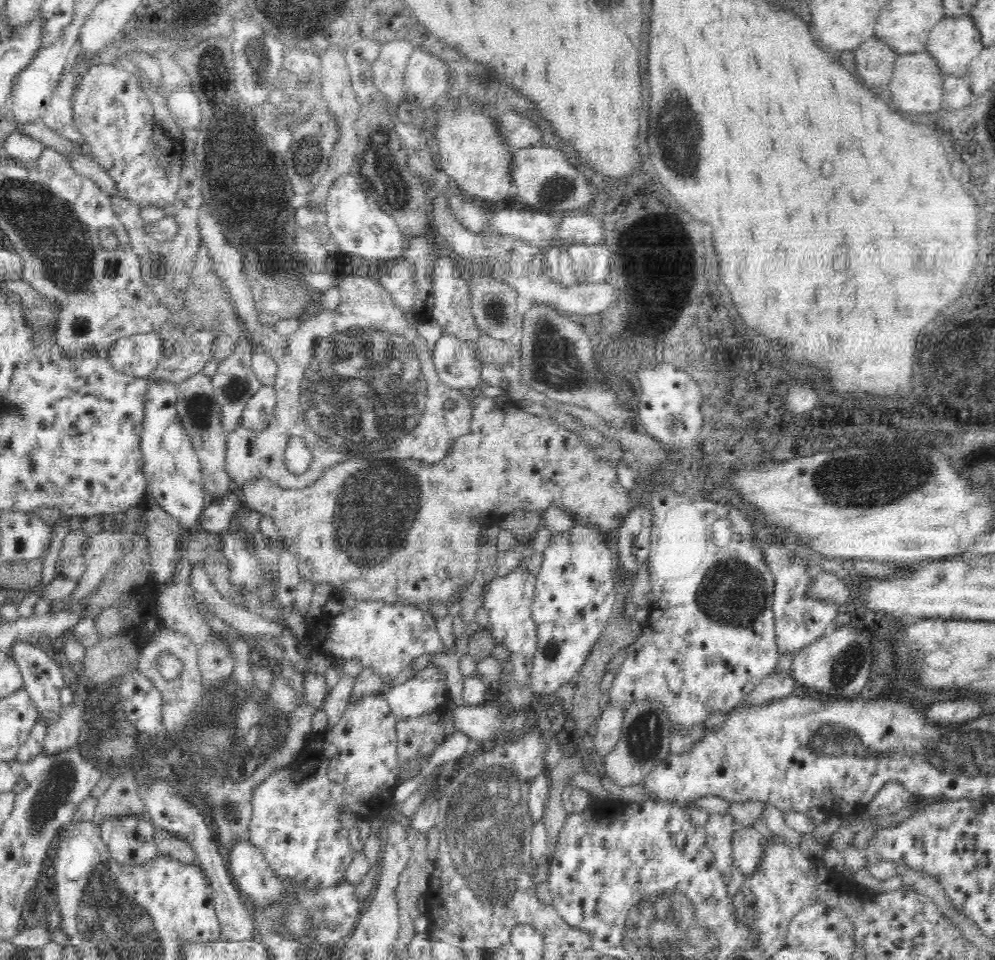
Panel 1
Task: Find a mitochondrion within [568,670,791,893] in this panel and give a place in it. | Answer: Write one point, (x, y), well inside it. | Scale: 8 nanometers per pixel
(644, 736)

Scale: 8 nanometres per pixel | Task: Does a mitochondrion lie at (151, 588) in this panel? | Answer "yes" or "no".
no

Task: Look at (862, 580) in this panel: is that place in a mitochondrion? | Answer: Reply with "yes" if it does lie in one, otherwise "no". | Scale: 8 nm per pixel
no

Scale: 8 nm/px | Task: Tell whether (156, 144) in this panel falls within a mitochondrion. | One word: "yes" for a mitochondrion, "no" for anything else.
no

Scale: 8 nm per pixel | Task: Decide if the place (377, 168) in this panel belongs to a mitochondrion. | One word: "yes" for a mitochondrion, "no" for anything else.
yes

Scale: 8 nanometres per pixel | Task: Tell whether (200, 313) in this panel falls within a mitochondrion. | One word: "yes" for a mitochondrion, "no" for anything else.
no

